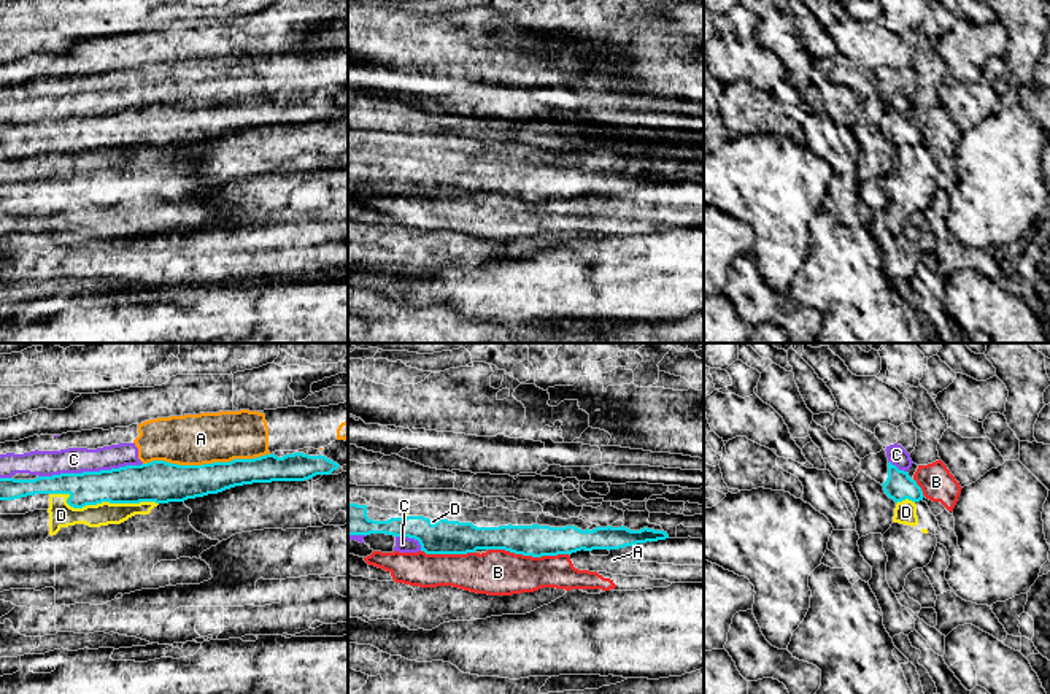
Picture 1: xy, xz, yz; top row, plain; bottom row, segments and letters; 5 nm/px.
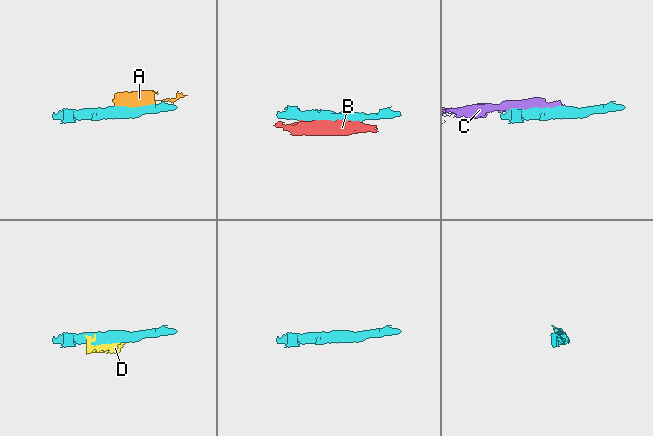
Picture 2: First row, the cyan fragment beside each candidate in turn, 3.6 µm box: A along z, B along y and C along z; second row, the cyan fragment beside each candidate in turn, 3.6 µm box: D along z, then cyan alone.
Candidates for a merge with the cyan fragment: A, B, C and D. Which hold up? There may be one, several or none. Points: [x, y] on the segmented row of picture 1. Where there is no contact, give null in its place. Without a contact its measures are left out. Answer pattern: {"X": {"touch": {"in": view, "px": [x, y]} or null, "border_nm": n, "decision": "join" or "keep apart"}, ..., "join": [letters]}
{"A": {"touch": {"in": "xy", "px": [205, 464]}, "border_nm": 650, "decision": "keep apart"}, "B": {"touch": {"in": "xz", "px": [528, 555]}, "border_nm": 400, "decision": "keep apart"}, "C": {"touch": {"in": "xy", "px": [89, 472]}, "border_nm": 550, "decision": "keep apart"}, "D": {"touch": {"in": "xy", "px": [100, 502]}, "border_nm": 550, "decision": "keep apart"}, "join": []}

